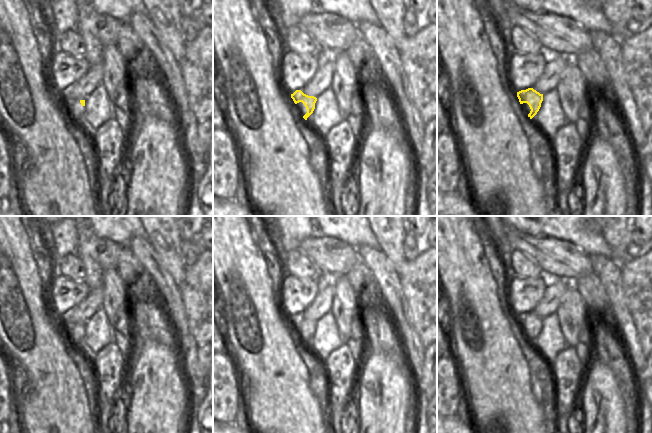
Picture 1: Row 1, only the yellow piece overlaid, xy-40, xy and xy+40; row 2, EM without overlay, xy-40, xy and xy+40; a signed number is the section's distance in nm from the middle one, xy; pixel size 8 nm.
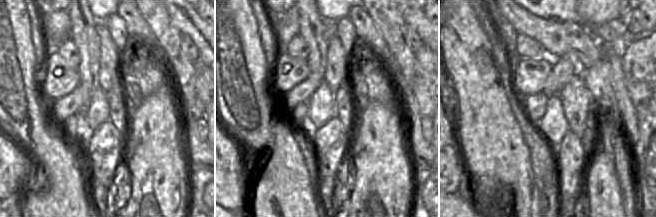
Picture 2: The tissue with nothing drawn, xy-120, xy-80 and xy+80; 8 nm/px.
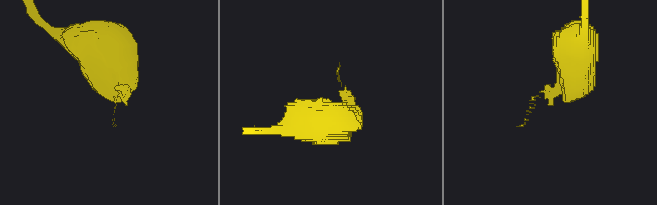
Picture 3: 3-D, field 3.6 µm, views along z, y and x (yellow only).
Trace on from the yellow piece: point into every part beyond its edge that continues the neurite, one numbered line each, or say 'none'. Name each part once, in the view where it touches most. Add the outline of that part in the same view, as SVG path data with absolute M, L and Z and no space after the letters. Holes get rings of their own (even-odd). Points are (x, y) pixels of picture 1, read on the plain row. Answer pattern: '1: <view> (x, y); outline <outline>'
none

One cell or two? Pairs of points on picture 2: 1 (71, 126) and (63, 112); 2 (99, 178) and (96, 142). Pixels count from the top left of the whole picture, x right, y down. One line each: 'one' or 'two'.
1: two
2: one

